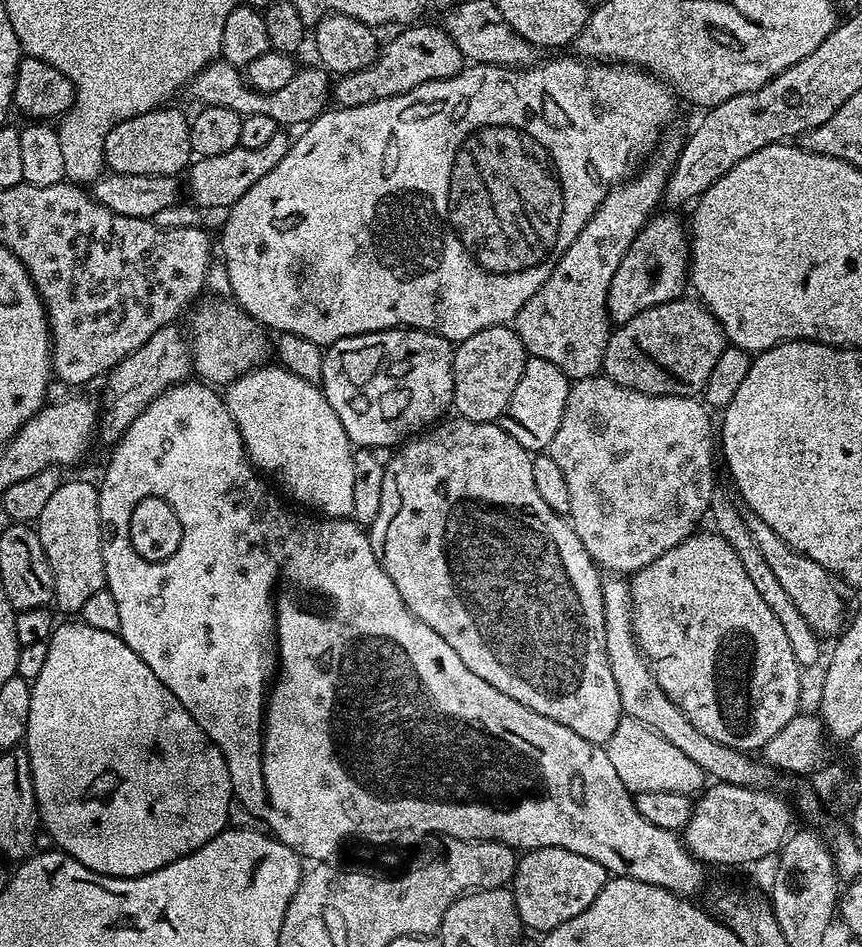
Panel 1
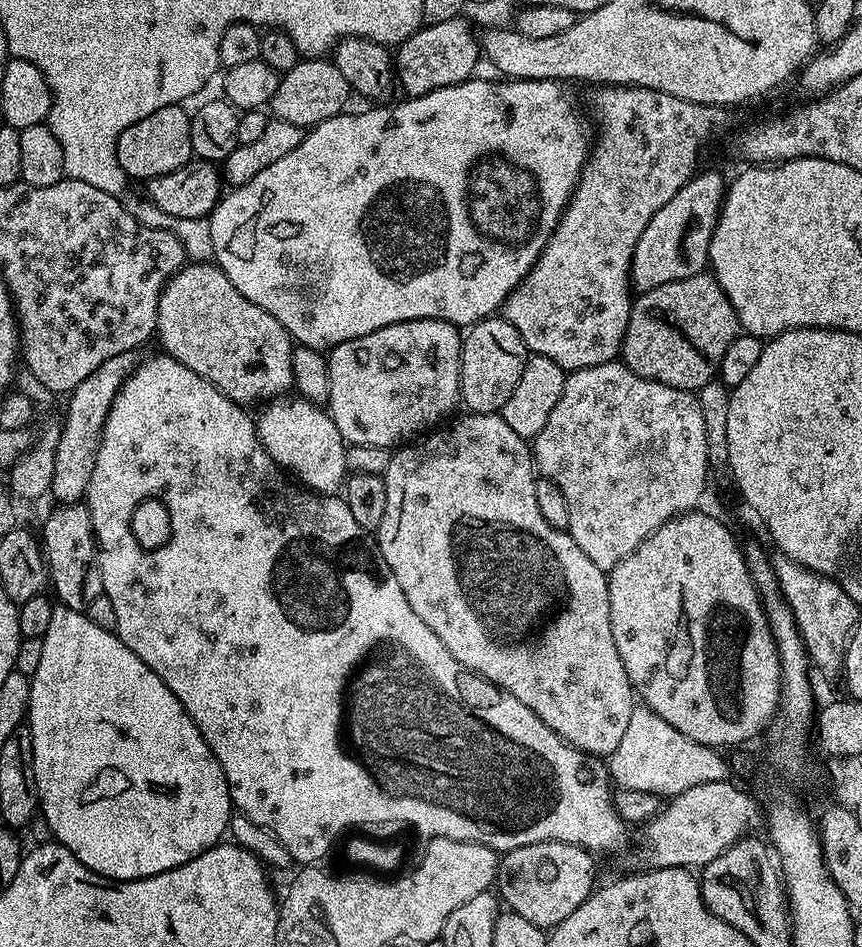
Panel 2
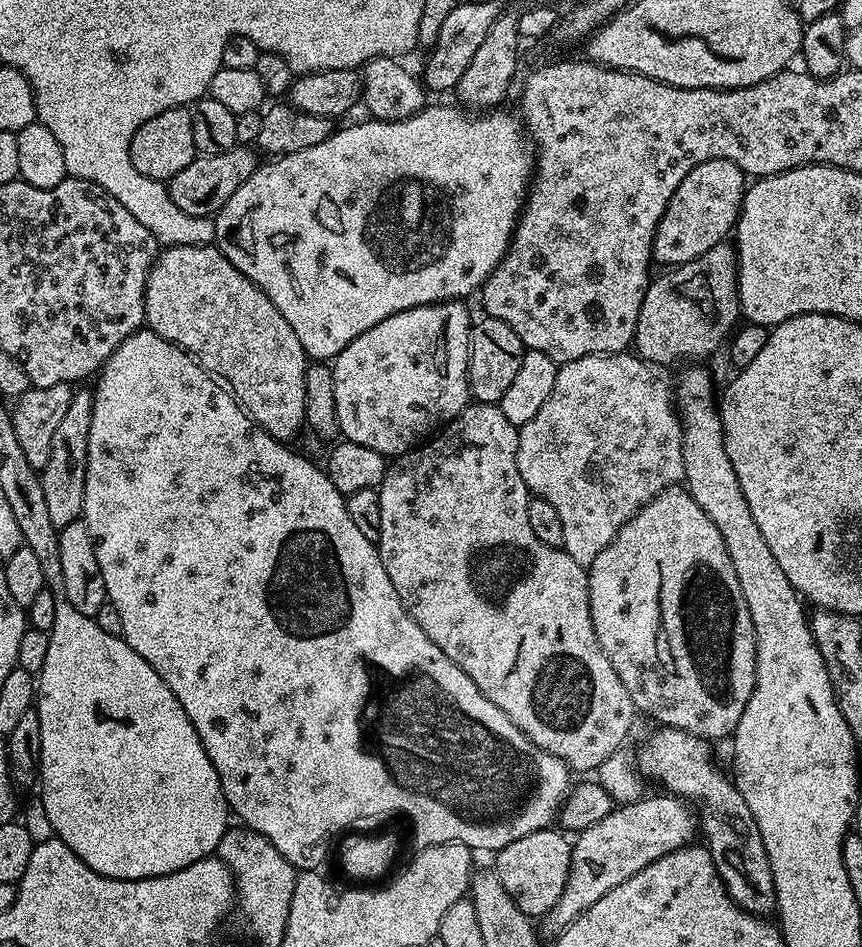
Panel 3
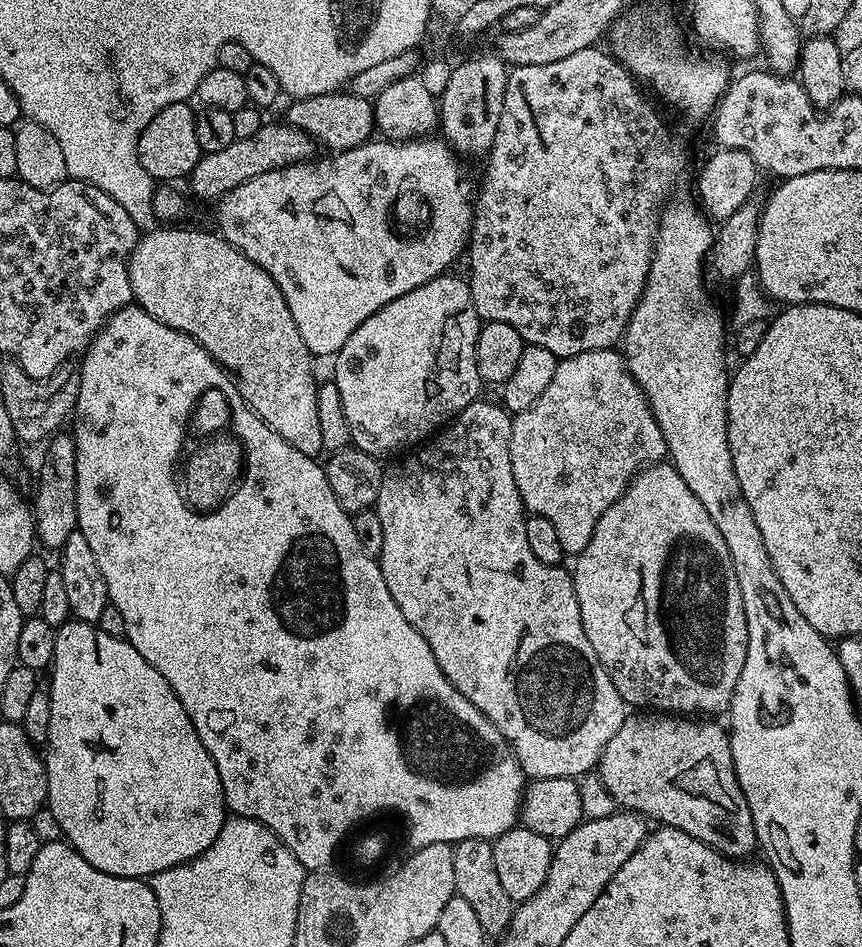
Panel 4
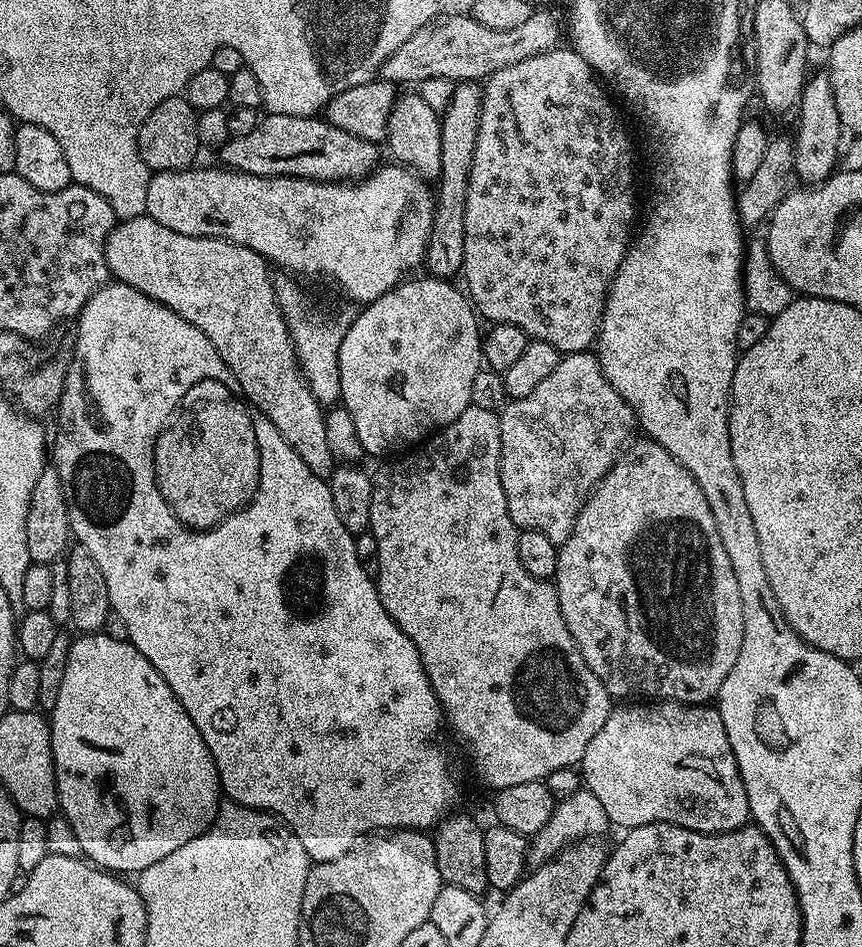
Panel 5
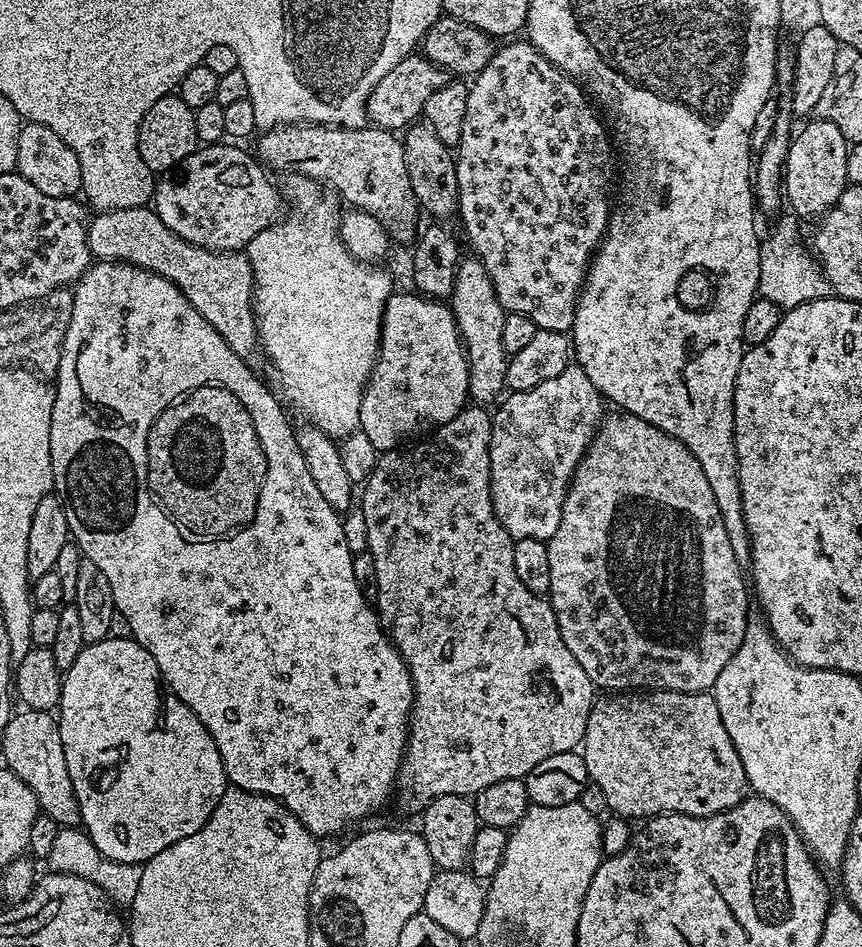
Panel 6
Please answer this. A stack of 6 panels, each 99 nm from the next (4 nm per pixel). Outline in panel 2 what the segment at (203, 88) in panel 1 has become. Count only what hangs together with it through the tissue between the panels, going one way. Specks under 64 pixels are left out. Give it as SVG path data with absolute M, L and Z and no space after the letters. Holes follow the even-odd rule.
M304 58L294 66L294 70L281 75L278 90L274 90L270 112L277 120L294 122L299 128L311 130L324 120L341 115L349 107L348 96L350 89L346 74L340 73L331 59Z

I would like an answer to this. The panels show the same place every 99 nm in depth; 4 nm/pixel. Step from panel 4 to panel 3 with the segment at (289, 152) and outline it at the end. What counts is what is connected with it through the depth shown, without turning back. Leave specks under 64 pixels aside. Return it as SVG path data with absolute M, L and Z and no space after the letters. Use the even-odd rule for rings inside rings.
M237 146L226 150L226 154L210 154L209 156L193 155L190 166L178 170L176 176L167 181L166 191L170 198L187 216L215 217L216 213L238 186L250 178L258 167L257 153L248 146Z

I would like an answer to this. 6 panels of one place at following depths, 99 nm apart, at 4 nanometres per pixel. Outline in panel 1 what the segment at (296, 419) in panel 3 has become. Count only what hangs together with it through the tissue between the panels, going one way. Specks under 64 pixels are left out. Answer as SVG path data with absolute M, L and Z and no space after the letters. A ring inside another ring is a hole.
M201 299L187 313L189 316L186 332L190 337L192 366L201 381L212 386L227 386L251 368L261 367L269 359L270 336L264 325L258 323L251 314L231 299L207 299Z

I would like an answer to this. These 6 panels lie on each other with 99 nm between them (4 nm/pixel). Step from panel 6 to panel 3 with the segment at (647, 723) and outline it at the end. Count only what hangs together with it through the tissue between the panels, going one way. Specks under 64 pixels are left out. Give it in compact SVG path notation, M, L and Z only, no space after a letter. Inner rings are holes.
M660 726L655 730L657 732L634 754L634 763L641 777L661 784L667 795L678 796L695 805L698 828L702 840L703 836L705 840L703 843L730 898L739 908L767 917L768 911L771 913L776 906L774 878L766 858L766 846L762 846L762 834L758 834L758 822L754 822L754 814L750 814L746 798L738 794L729 773L716 765L712 757L713 745L709 741L677 728Z

